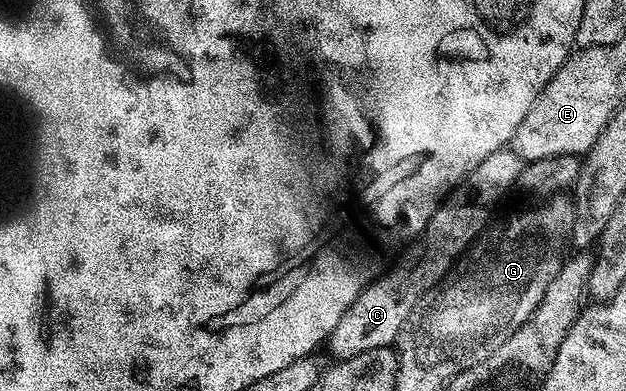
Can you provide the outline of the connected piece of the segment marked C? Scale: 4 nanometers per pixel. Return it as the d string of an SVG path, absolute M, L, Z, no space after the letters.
M510 147L497 150L493 154L489 154L489 158L485 158L485 162L481 162L481 166L474 168L444 198L442 204L439 205L439 208L433 214L433 218L429 218L423 235L418 237L402 253L404 256L387 273L384 271L382 274L376 275L371 283L361 290L361 294L357 294L357 298L353 304L341 314L341 320L337 322L329 337L331 352L335 355L334 359L336 361L348 360L357 354L365 354L365 350L386 348L398 341L401 326L405 322L405 318L409 318L409 314L413 310L415 303L426 294L428 288L432 288L433 285L439 283L446 276L449 269L451 269L452 264L479 239L481 233L489 224L489 221L487 221L487 212L493 211L495 203L506 194L510 187L513 188L516 185L523 165L524 161L520 160L518 154L511 151Z

